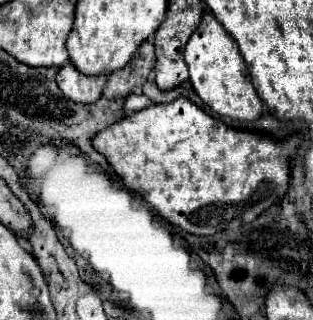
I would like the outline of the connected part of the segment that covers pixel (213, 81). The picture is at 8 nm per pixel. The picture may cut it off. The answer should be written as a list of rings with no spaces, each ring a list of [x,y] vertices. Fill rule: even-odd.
[[[211,13],[203,15],[199,29],[191,35],[185,47],[185,63],[189,67],[189,79],[193,83],[195,93],[213,113],[221,117],[231,117],[235,121],[255,121],[263,115],[263,101],[253,89],[247,65],[235,41]]]

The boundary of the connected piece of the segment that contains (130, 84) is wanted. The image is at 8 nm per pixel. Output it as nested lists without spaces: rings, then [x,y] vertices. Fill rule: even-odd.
[[[145,41],[125,69],[119,69],[107,77],[103,95],[107,99],[131,95],[149,79],[149,73],[153,67],[155,67],[155,47],[153,43]]]

